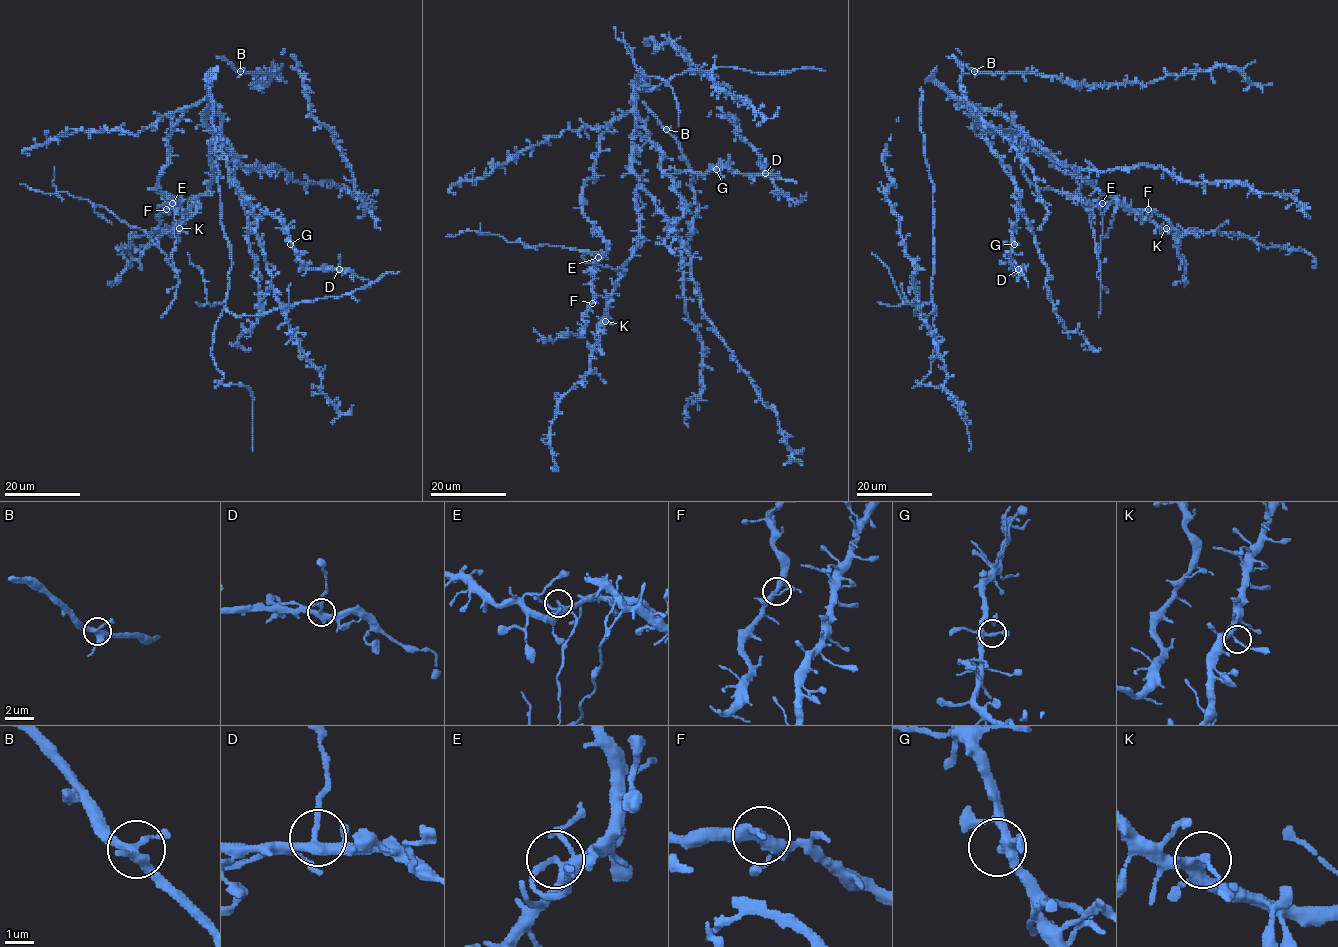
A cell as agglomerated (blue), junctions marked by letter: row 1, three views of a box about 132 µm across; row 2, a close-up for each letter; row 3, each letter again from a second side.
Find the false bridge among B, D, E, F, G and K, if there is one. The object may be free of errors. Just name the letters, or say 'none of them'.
E

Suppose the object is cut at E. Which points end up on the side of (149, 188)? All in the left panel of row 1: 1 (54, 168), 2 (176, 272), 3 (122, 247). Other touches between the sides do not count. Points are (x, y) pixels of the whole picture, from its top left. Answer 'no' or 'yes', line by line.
1: no
2: no
3: yes

